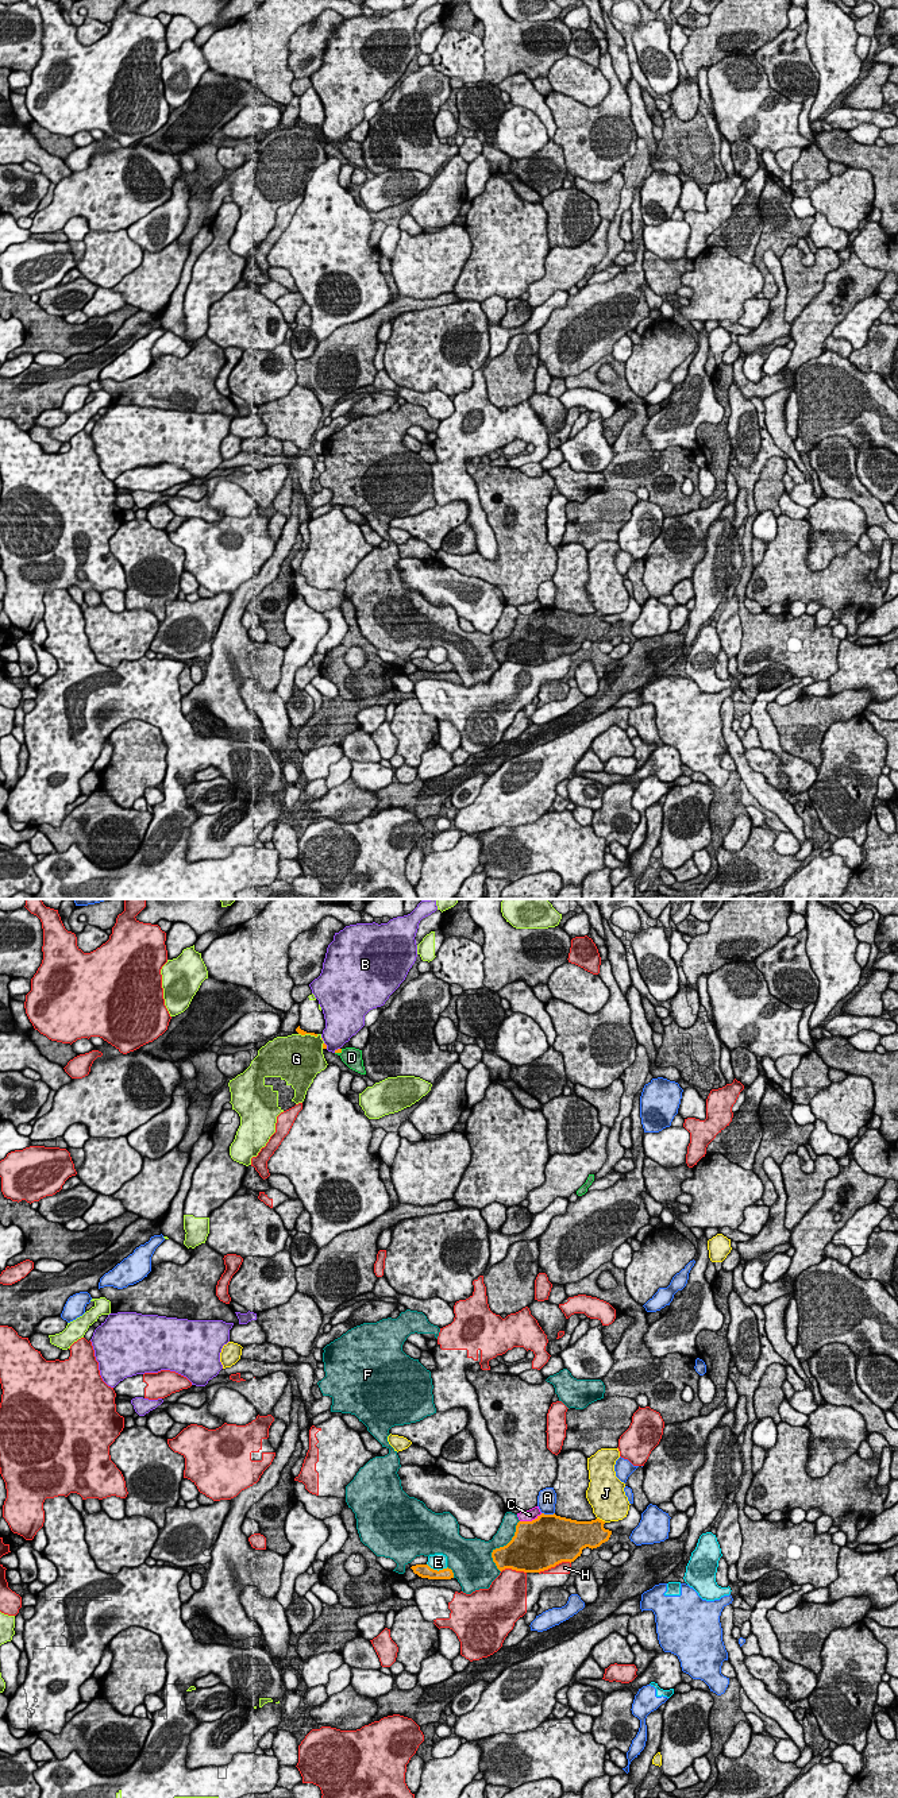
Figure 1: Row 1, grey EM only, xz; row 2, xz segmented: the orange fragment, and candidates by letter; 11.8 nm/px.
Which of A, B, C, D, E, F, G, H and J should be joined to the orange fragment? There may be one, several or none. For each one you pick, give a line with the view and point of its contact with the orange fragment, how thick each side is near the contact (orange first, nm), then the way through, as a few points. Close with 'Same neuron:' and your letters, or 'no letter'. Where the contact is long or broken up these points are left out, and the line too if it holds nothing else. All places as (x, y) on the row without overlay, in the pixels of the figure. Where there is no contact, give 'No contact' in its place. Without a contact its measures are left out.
D: Touches orange at xz (338, 145). Thickness 60 nm (orange) against 220 nm. Path across: xz (339, 143), (338, 145), (351, 150)
Same neuron: D

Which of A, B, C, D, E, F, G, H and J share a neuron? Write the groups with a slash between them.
A E / B / C / D / F / G H / J

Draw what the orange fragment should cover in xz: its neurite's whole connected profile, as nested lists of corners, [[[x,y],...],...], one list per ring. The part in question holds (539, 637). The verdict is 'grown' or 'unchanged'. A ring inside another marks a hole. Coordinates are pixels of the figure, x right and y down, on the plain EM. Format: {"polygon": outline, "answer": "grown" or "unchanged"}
{"polygon": [[[542,606],[532,614],[519,614],[512,633],[493,643],[492,651],[500,664],[540,665],[562,655],[571,656],[583,641],[608,634],[612,624],[604,617],[600,611],[577,614]]], "answer": "unchanged"}

